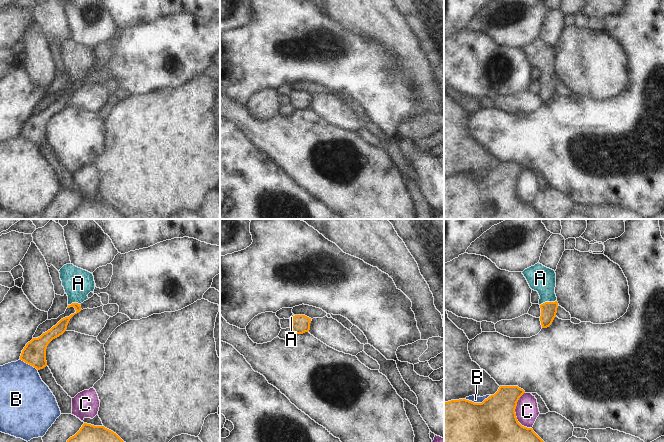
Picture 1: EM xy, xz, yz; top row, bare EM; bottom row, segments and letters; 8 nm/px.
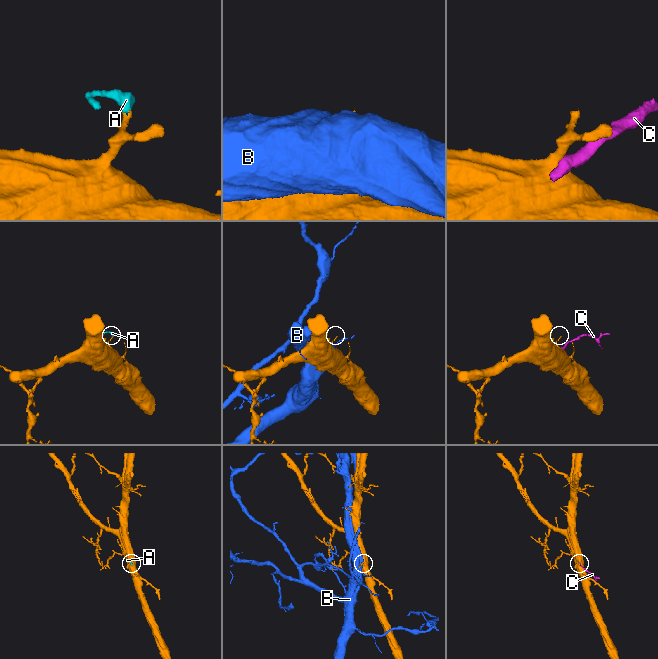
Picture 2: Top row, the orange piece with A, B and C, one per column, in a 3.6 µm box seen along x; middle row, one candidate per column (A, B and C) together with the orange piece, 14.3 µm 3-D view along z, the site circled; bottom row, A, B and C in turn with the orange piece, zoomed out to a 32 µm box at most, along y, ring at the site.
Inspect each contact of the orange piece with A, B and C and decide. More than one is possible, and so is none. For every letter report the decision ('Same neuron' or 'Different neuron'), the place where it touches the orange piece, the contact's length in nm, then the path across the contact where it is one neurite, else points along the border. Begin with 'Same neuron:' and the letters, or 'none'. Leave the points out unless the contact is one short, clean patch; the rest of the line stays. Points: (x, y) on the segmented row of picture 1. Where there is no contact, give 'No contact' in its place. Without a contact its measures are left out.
Same neuron: A
A: Same neuron. Touches orange at yz (548, 302). Shared border 140 nm. Path across: yz (548, 309), (548, 302), (545, 284), (540, 278)
B: Different neuron. Touches orange at yz (478, 403). Shared border 220 nm
C: Different neuron. Touches orange at yz (515, 413). Shared border 300 nm.

